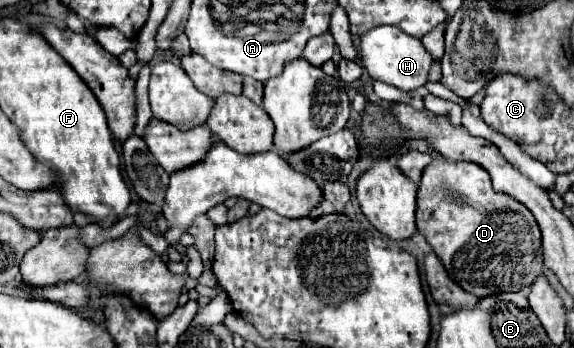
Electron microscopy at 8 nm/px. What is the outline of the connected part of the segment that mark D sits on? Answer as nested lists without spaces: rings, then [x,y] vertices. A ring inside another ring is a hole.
[[[434,158],[424,168],[424,176],[418,184],[416,196],[418,232],[426,236],[428,244],[442,260],[450,278],[466,292],[476,294],[478,298],[486,298],[500,292],[520,292],[528,288],[544,272],[542,238],[532,212],[526,210],[520,202],[516,202],[516,198],[494,192],[488,172],[484,172],[474,162]]]

